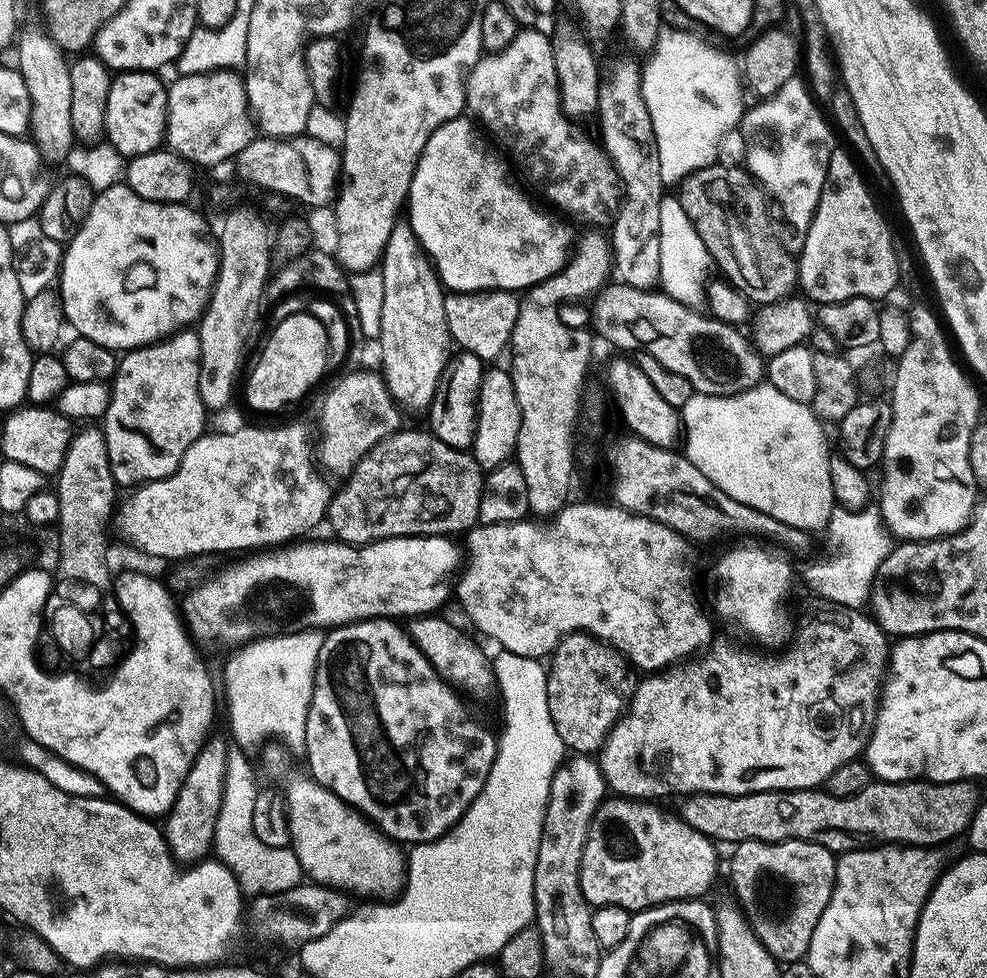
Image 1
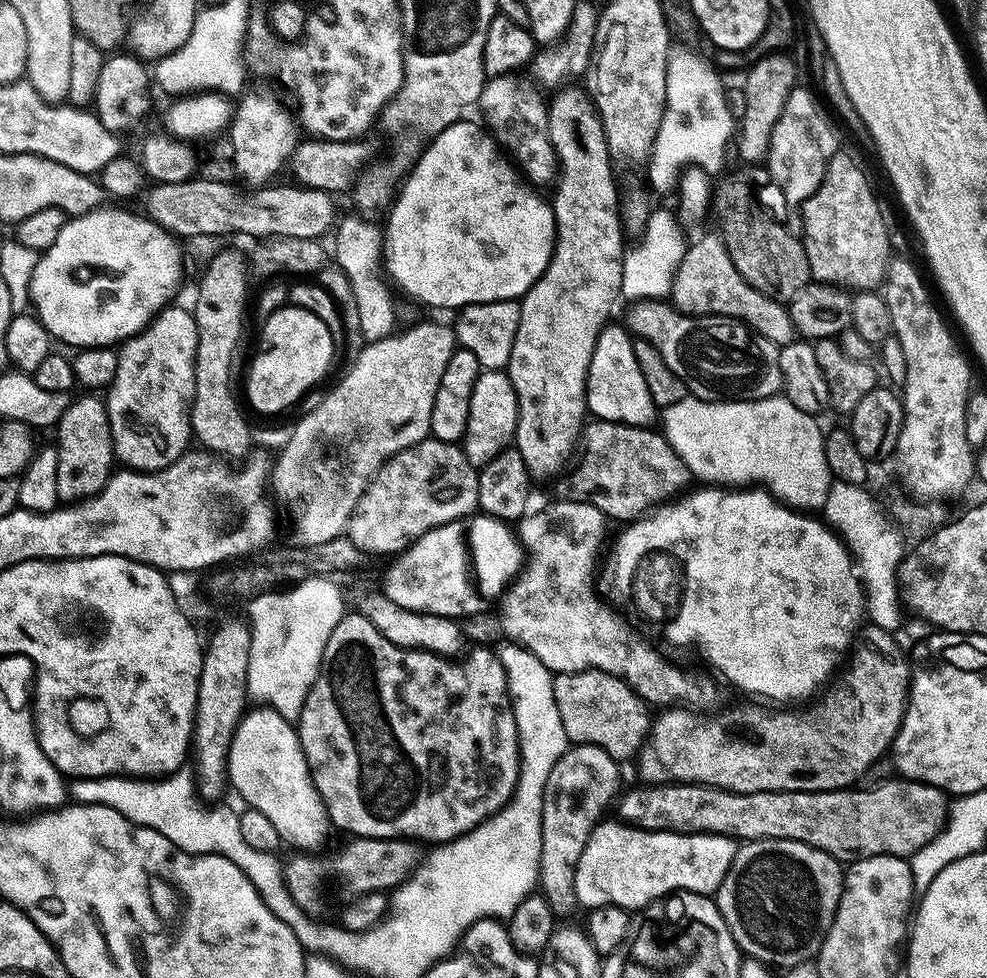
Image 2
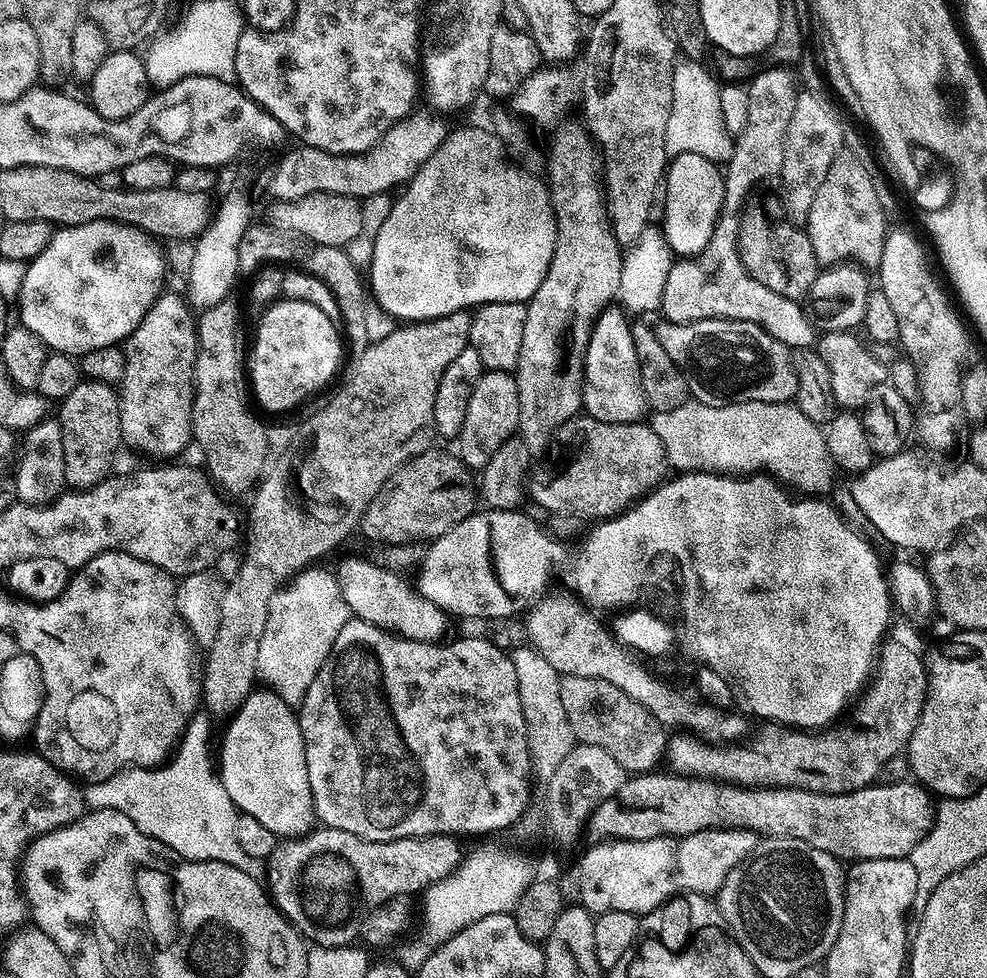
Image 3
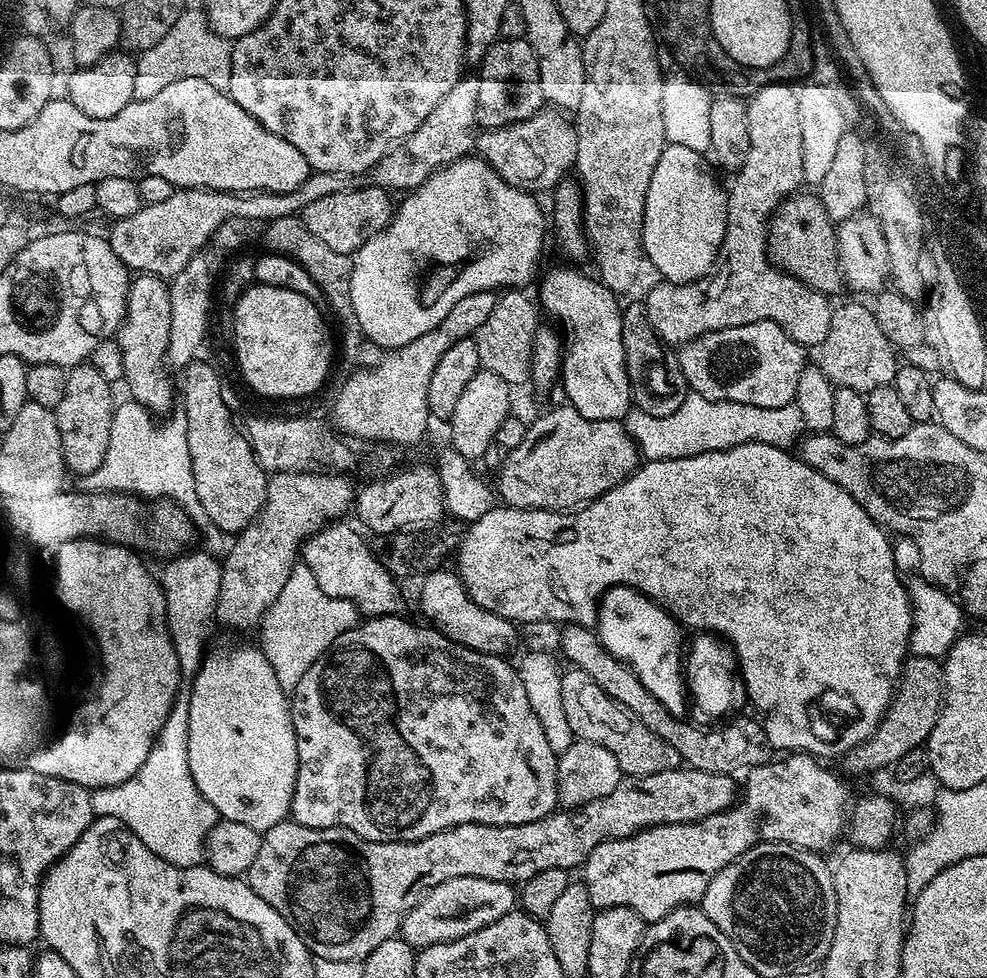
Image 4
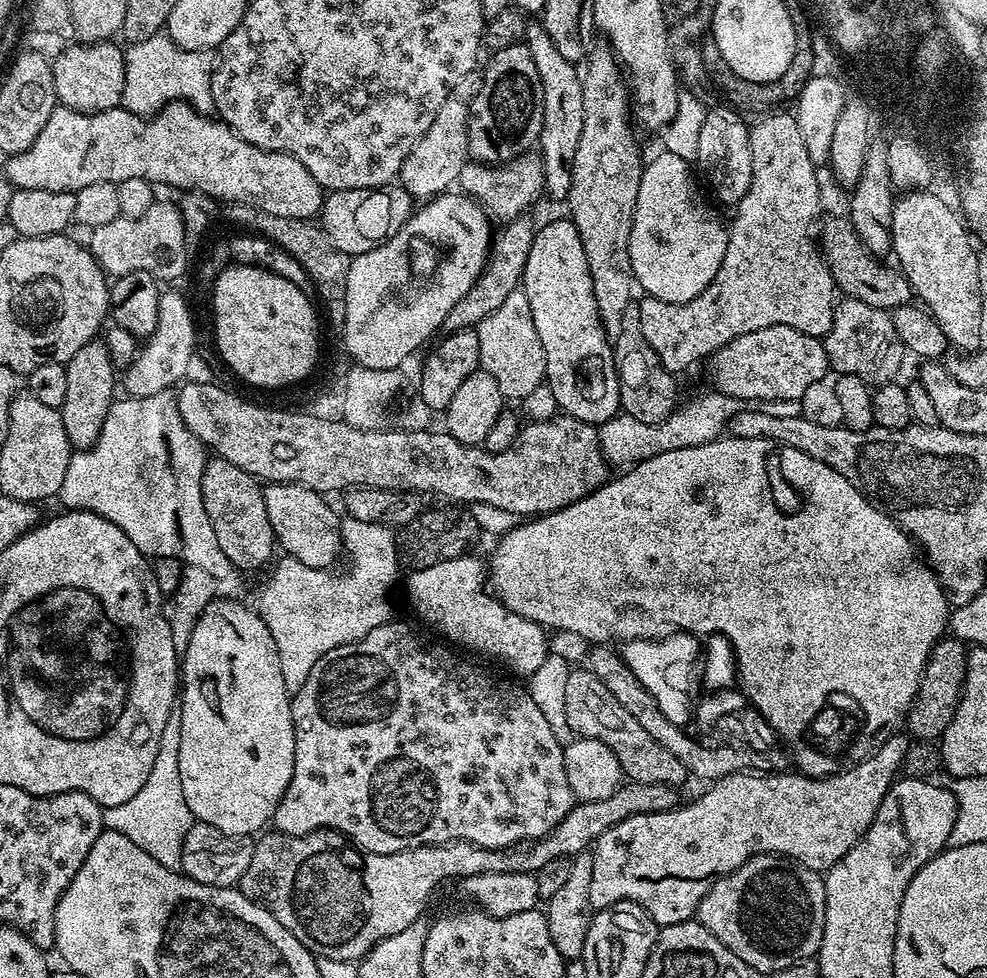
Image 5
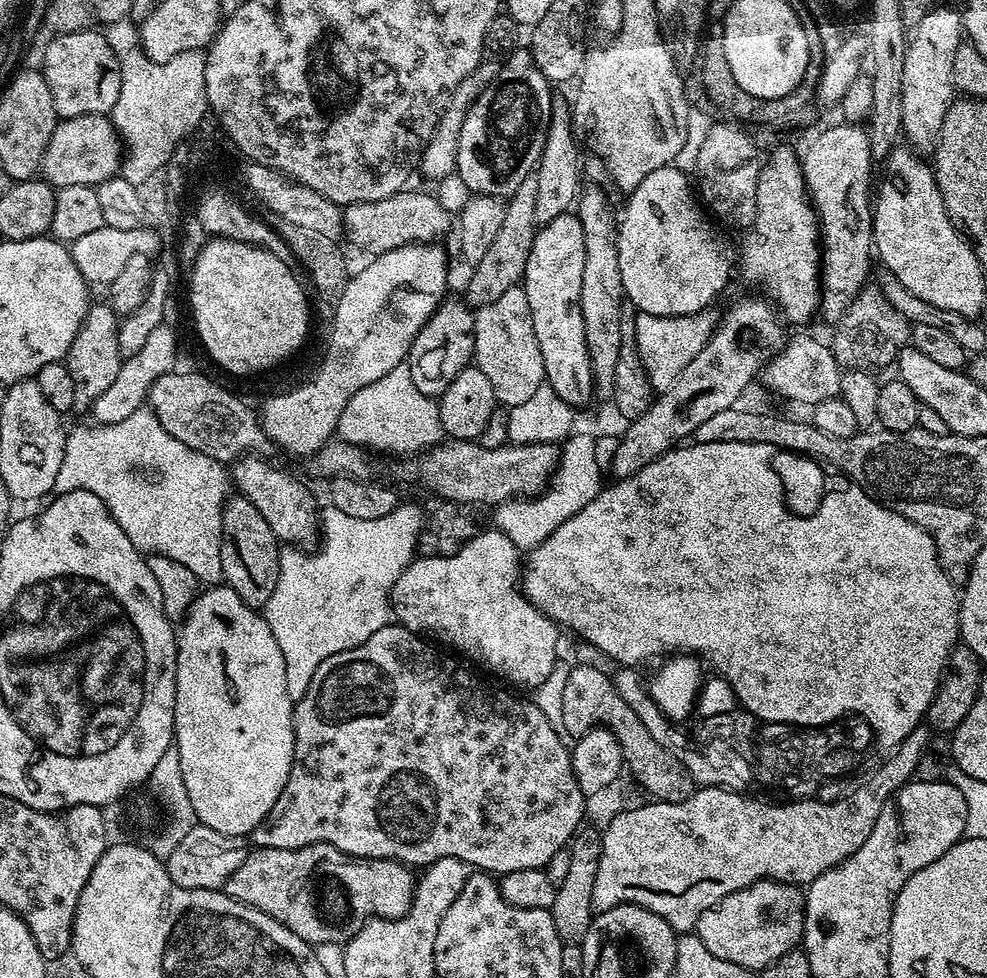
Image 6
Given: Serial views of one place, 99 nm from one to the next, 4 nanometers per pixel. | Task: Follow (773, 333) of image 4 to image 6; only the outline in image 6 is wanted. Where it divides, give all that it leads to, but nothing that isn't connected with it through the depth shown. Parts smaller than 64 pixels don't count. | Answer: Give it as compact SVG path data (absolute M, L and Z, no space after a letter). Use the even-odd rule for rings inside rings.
M796 336L785 343L783 352L772 357L772 361L763 370L762 381L770 391L777 392L796 404L811 406L826 402L826 398L839 396L841 375L840 363L825 341L823 344L812 336Z

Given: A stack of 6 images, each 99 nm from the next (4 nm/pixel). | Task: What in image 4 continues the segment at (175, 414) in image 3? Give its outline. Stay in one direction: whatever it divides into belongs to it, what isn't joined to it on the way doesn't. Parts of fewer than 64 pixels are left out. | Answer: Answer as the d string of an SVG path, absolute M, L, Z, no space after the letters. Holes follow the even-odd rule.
M136 274L128 285L128 305L124 320L114 339L122 346L124 380L132 387L131 399L153 414L169 411L178 392L172 389L172 376L168 373L168 343L170 342L171 306L169 281L162 276Z

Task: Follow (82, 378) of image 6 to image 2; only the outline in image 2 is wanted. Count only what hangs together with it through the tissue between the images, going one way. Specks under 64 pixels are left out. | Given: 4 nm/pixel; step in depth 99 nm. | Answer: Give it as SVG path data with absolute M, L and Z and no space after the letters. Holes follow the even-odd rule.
M80 394L71 401L54 429L54 447L58 454L58 492L64 492L64 502L87 500L102 491L114 471L112 431L108 421L108 406L96 394Z

